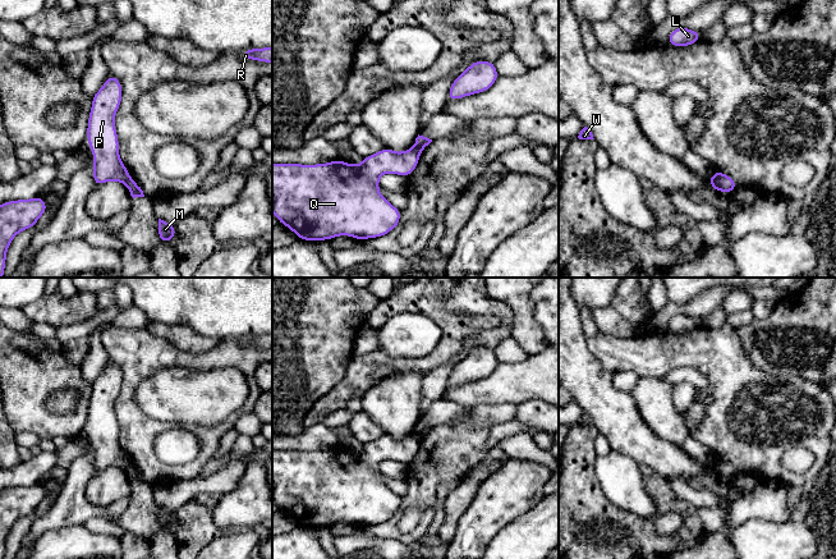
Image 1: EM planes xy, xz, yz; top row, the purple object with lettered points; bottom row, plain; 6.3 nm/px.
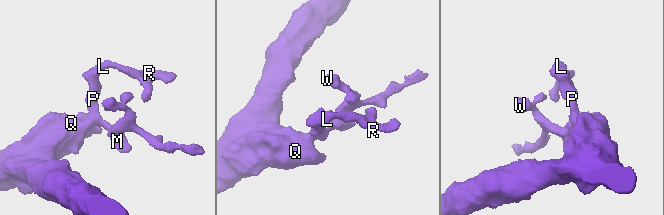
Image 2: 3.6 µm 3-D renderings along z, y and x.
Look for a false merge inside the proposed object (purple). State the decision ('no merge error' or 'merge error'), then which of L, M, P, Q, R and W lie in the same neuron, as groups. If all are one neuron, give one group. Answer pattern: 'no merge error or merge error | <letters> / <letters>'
merge error | L P Q R / M W

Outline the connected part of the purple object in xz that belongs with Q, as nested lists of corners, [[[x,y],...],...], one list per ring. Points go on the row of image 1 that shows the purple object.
[[[383,147],[363,157],[359,165],[346,164],[339,157],[313,165],[272,162],[272,214],[302,240],[316,243],[337,235],[357,240],[383,237],[400,224],[401,210],[380,194],[378,179],[385,173],[409,177],[418,162],[419,154],[413,147],[404,152]]]

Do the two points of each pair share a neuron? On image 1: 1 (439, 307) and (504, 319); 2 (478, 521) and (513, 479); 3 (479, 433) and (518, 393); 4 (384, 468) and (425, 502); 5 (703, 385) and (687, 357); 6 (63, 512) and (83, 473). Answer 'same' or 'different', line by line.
1: same
2: same
3: different
4: different
5: different
6: same

